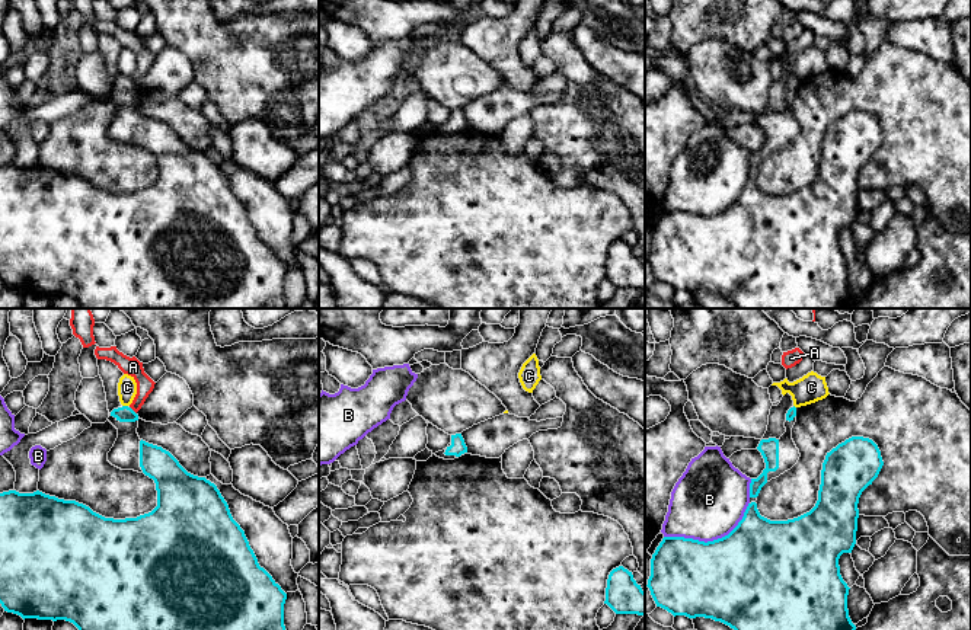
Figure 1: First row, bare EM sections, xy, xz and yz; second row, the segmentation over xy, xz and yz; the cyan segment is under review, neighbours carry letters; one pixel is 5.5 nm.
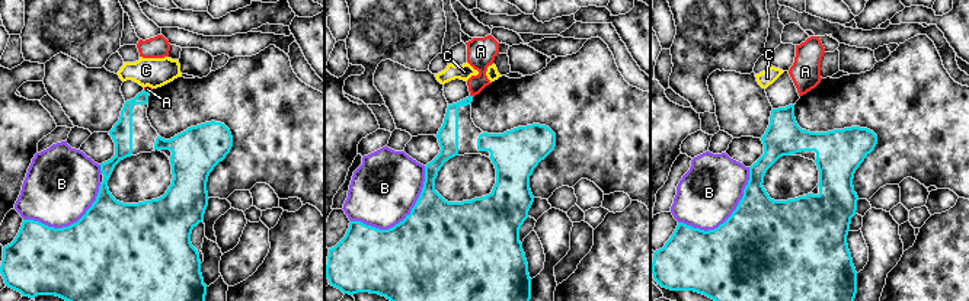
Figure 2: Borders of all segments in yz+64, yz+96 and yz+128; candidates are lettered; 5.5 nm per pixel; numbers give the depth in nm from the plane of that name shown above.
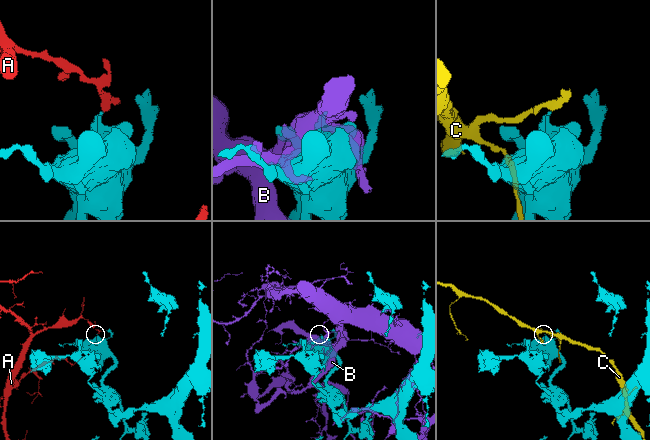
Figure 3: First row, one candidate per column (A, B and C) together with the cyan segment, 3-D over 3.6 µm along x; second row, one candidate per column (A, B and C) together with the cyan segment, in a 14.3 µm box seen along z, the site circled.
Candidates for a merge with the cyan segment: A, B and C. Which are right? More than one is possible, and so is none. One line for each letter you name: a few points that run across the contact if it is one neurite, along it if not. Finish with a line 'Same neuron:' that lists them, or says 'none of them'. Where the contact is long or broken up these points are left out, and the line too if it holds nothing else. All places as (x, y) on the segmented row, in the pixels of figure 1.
Same neuron: none of them

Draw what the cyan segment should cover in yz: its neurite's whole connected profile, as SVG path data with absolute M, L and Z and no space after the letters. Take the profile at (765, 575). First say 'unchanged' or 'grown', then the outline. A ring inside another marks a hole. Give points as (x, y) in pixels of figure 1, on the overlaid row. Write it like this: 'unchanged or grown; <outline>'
unchanged; M852 436L827 452L815 506L793 519L770 521L760 515L757 503L748 503L742 519L725 537L699 541L664 537L651 559L648 588L657 604L675 615L705 617L734 630L856 630L847 610L849 586L840 575L839 559L856 544L859 498L884 466L878 445L863 436Z

